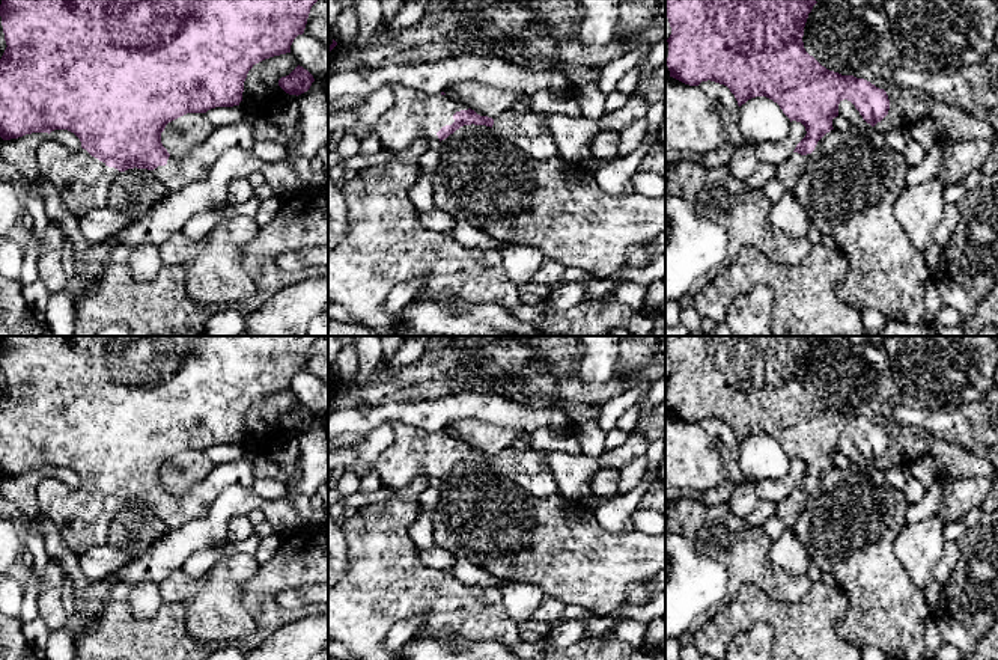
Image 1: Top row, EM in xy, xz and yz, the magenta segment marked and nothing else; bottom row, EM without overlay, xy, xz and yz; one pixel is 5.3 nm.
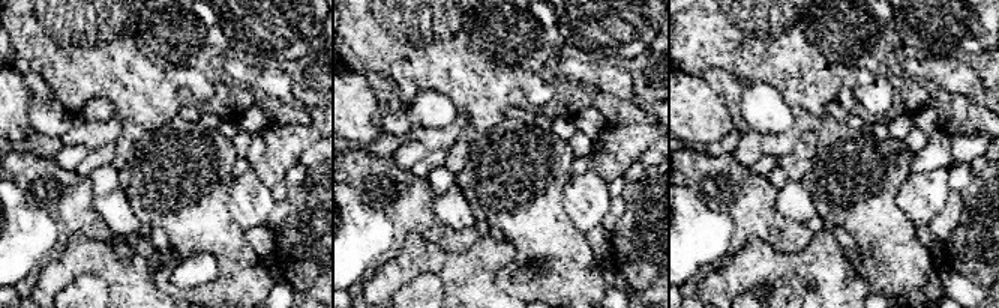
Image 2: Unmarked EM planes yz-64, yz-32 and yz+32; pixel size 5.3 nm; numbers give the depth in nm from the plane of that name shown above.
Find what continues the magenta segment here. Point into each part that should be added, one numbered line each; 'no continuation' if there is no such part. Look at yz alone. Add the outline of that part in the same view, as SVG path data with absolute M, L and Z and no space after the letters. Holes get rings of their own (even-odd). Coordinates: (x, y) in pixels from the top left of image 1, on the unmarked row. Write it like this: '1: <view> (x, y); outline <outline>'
1: yz (794, 505); outline M793 490L783 502L778 502L775 514L784 521L787 529L793 529L807 508L808 494Z

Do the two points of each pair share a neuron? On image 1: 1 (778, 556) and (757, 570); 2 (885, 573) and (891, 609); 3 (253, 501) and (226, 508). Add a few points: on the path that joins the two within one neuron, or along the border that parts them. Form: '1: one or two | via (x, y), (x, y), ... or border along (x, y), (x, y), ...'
1: two | border along (769, 544), (772, 564), (788, 573), (804, 574)
2: one | via (885, 582), (885, 600)
3: one | via (247, 501), (232, 502)

